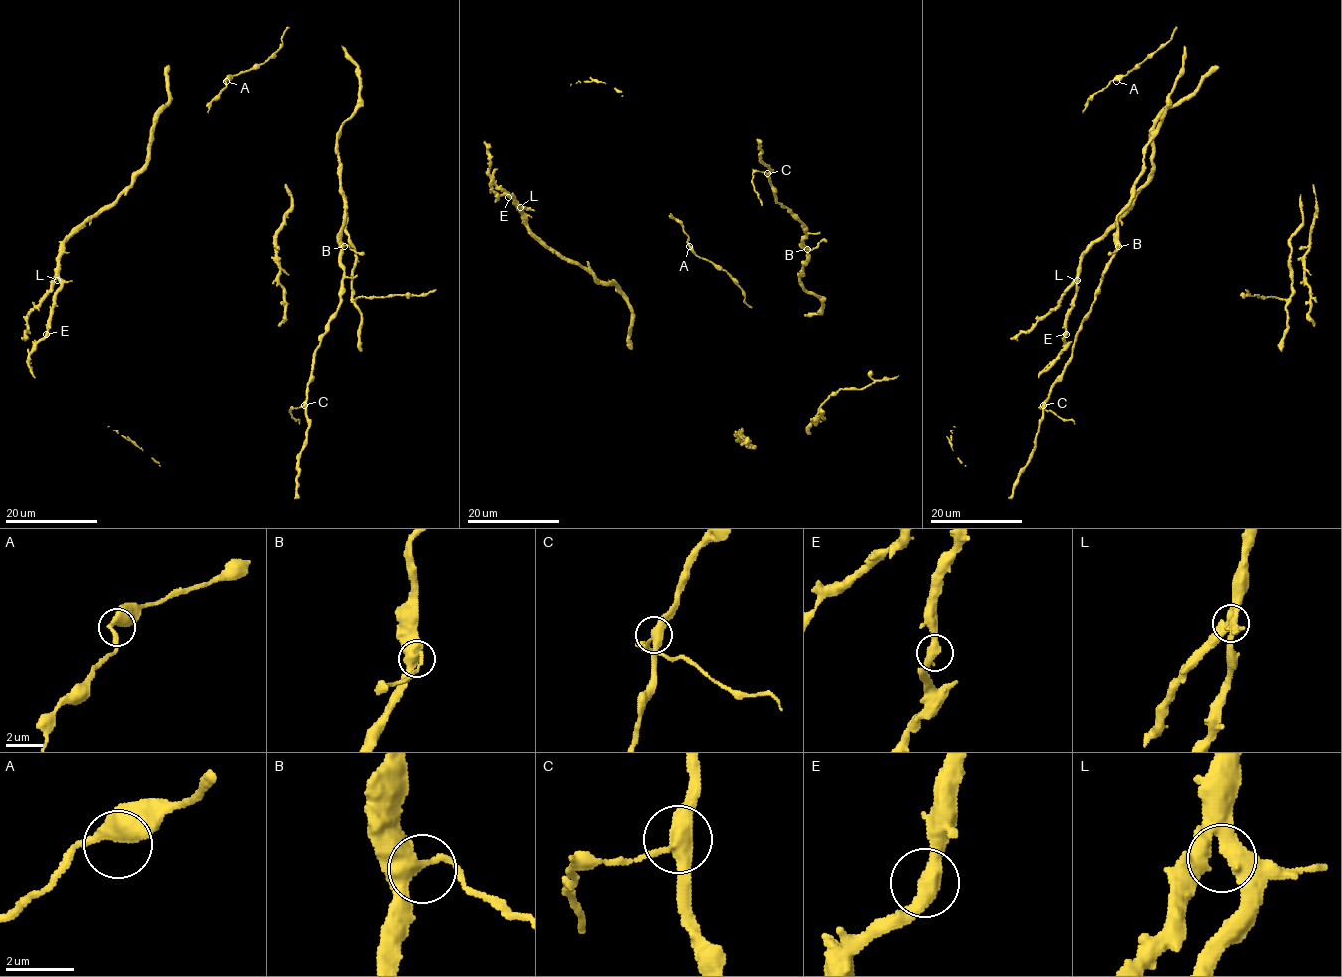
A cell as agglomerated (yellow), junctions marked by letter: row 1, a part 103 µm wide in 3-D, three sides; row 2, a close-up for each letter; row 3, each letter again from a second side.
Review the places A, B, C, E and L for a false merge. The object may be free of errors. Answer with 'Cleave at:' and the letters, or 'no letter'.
Cleave at: C

